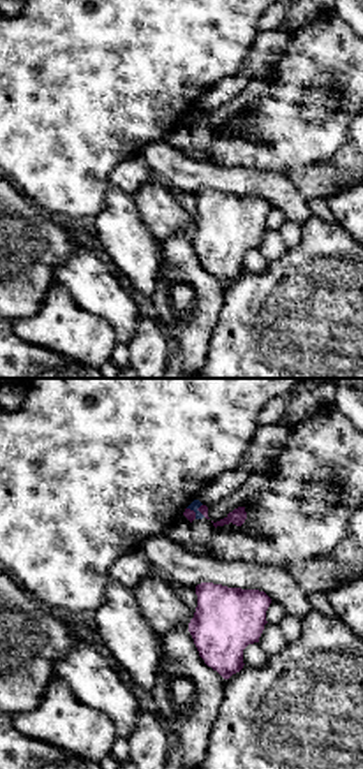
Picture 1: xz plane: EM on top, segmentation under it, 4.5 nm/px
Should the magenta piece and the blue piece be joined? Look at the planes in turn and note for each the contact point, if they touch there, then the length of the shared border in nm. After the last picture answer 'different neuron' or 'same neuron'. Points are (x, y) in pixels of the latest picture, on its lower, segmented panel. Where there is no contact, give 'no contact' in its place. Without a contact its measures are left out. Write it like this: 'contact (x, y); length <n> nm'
contact (198, 509); length 100 nm

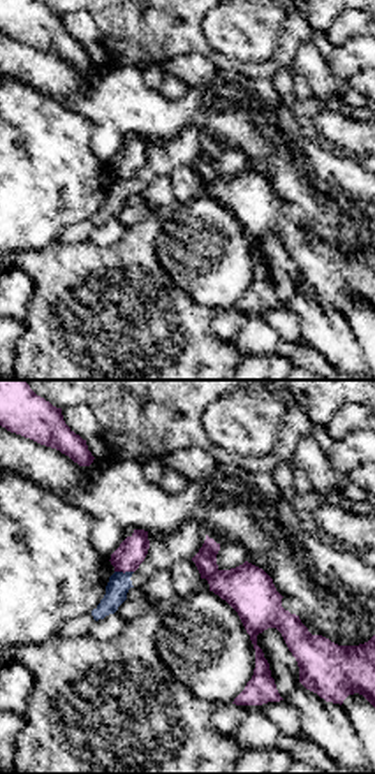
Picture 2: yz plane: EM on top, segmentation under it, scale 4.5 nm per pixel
contact (124, 572); length 90 nm

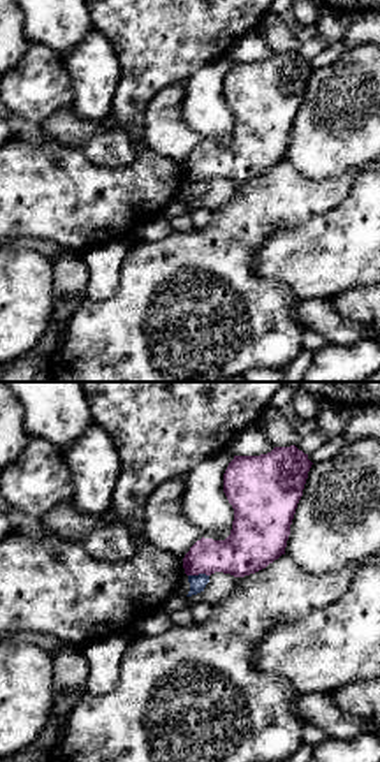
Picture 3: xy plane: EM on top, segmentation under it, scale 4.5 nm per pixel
contact (197, 574); length 100 nm

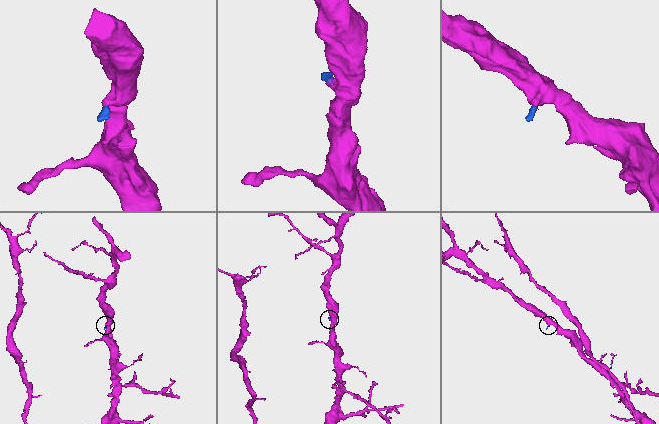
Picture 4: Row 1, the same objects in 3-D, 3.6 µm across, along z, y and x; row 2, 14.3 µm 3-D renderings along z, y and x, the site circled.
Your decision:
different neuron

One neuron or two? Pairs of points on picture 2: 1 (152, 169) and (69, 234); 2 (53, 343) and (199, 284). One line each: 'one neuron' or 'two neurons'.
1: one neuron
2: two neurons

